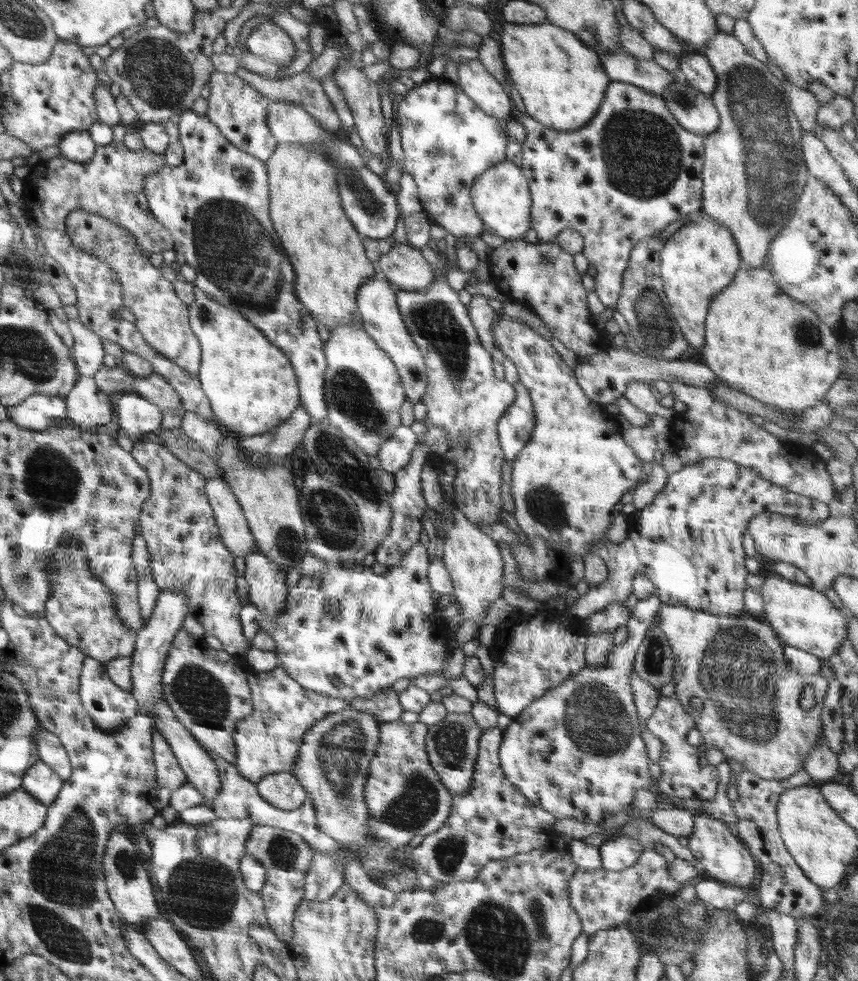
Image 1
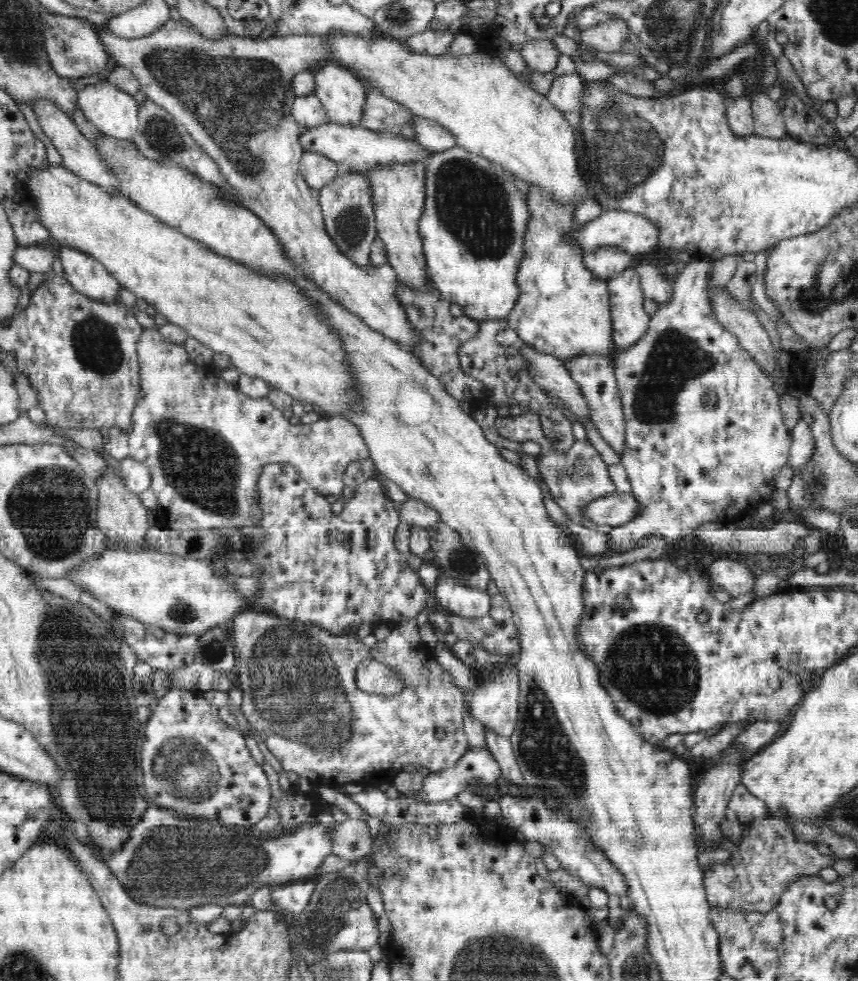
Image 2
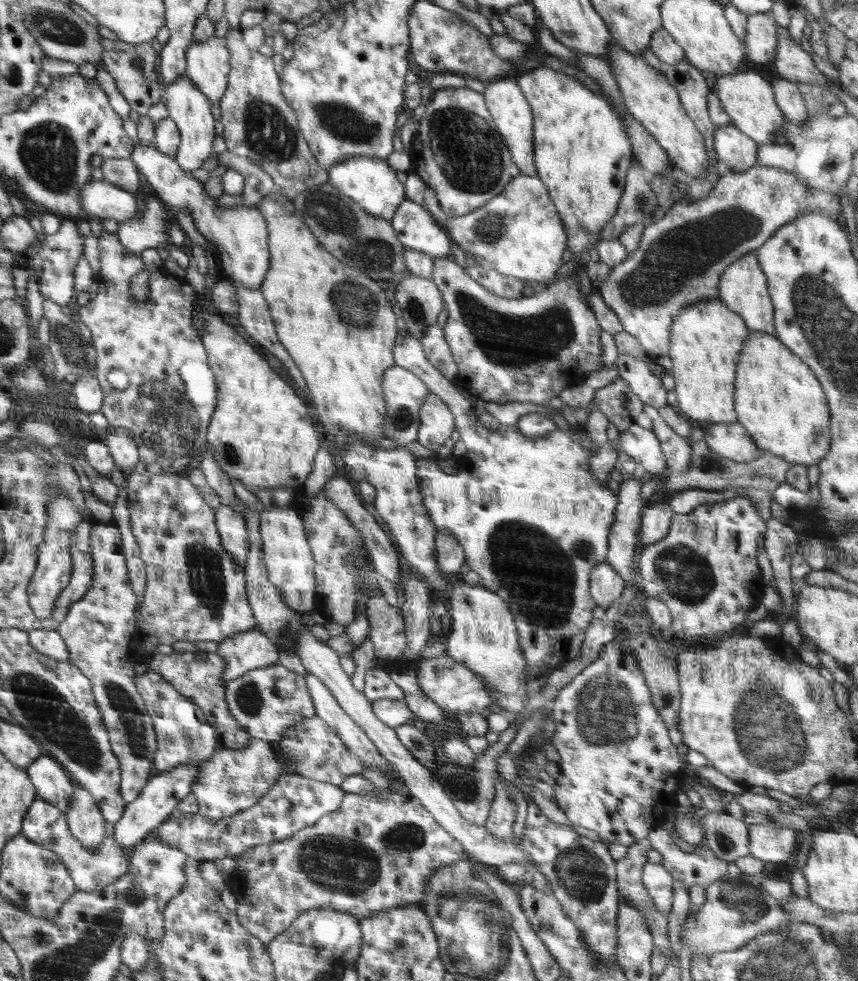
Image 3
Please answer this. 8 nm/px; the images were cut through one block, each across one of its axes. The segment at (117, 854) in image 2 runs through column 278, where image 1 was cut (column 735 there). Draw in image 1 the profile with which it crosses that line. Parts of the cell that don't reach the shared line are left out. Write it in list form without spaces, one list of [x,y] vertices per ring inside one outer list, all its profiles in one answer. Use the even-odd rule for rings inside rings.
[[[695,814],[694,831],[688,837],[688,849],[702,866],[704,876],[729,885],[738,885],[746,889],[756,888],[758,881],[758,864],[752,854],[740,840],[733,828],[720,819],[707,814]]]

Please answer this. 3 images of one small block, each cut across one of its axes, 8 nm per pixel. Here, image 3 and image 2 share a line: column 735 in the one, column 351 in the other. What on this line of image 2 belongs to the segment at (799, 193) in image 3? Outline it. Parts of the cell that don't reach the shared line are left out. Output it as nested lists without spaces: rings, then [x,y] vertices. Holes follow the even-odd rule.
[[[365,173],[339,174],[319,190],[319,203],[325,220],[325,229],[340,252],[360,268],[373,268],[369,262],[370,251],[378,231],[369,177]]]

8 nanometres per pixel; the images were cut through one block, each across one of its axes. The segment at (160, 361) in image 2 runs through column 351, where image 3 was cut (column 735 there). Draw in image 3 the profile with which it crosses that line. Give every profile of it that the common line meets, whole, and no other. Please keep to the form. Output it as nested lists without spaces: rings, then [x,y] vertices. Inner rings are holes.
[[[714,424],[704,429],[704,441],[710,451],[737,463],[752,462],[762,453],[742,424]]]

